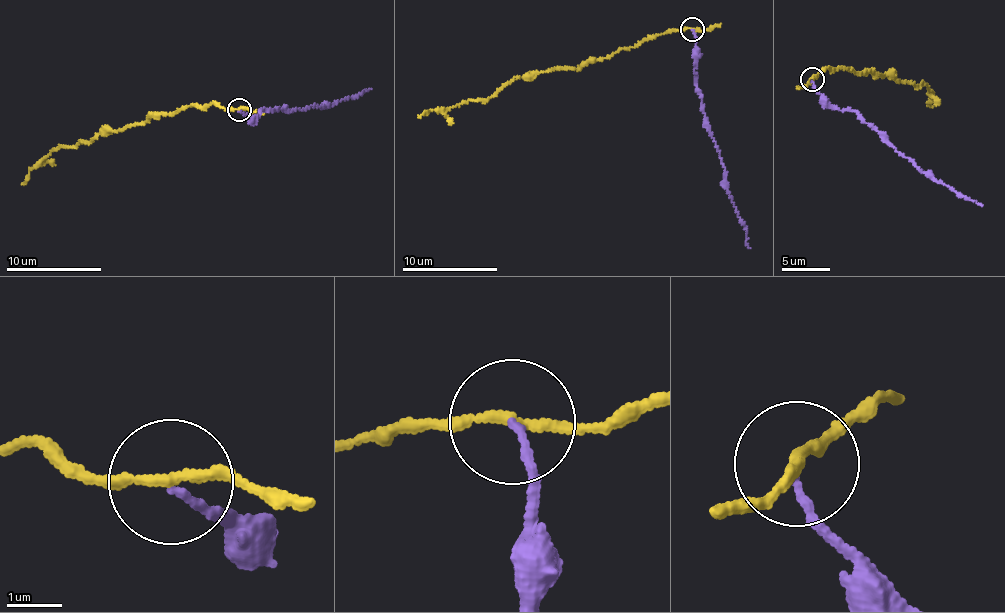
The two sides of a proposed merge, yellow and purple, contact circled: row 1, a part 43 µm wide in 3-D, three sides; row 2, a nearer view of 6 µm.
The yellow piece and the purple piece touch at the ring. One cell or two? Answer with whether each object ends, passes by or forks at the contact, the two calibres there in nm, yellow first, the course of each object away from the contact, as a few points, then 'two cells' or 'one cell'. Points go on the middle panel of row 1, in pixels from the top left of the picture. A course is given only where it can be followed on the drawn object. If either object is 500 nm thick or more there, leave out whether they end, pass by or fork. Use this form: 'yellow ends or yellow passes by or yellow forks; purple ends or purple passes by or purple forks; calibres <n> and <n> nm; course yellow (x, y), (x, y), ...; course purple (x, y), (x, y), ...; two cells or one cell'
yellow passes by; purple ends; calibres 170 and 120 nm; course yellow (692, 28), (638, 42), (581, 67), (525, 75), (511, 81), (485, 101), (471, 99), (418, 117); course purple (691, 30), (696, 40), (694, 71), (697, 87), (724, 170), (726, 186), (750, 248); two cells

